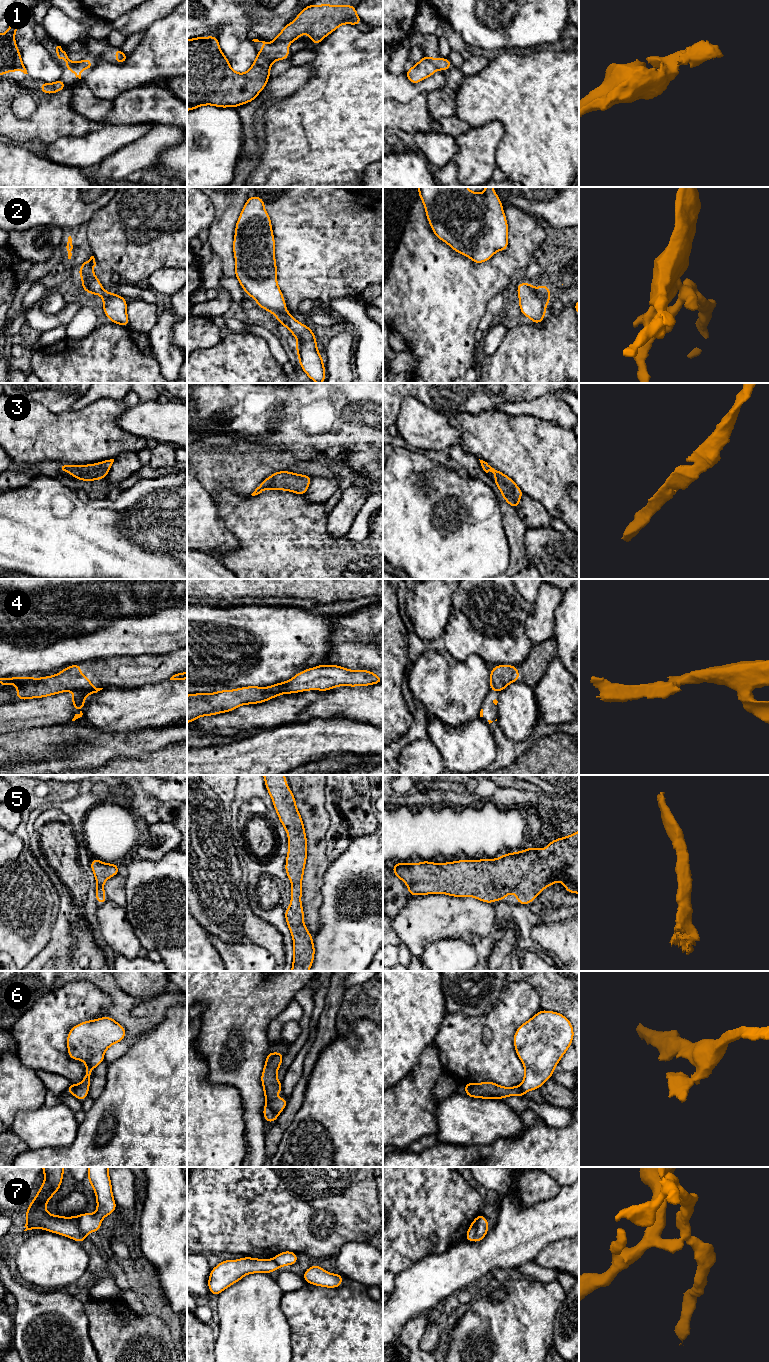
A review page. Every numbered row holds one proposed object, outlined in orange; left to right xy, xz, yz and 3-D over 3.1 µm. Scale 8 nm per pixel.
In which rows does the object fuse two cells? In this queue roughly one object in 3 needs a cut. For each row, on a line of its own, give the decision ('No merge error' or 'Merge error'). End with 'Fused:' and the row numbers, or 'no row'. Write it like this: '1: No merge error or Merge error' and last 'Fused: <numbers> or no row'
1: No merge error
2: No merge error
3: No merge error
4: Merge error
5: No merge error
6: Merge error
7: Merge error
Fused: 4, 6, 7

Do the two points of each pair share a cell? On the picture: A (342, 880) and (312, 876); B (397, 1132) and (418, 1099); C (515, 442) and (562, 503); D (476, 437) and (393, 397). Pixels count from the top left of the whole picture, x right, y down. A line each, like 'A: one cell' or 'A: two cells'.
A: two cells
B: one cell
C: one cell
D: two cells

